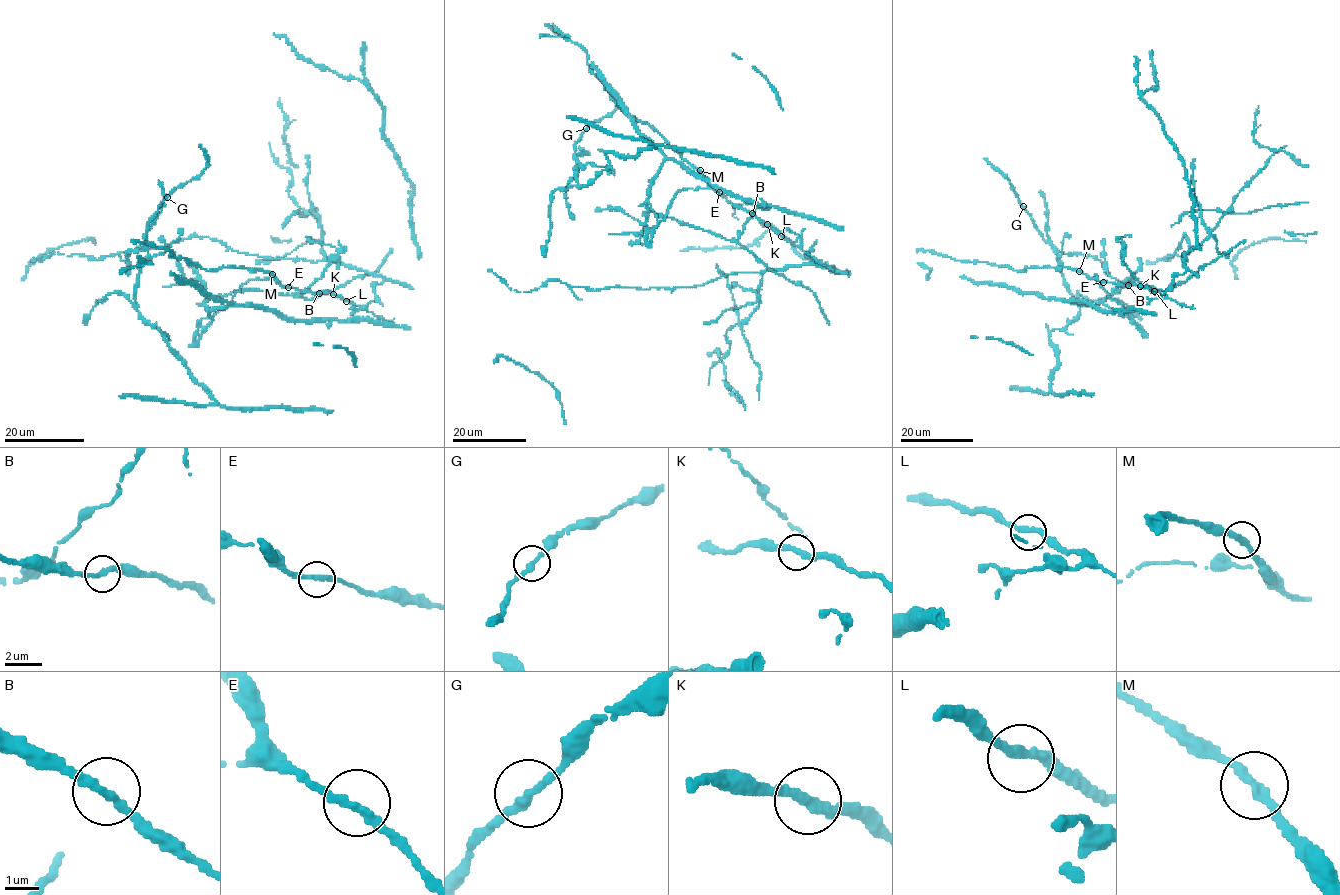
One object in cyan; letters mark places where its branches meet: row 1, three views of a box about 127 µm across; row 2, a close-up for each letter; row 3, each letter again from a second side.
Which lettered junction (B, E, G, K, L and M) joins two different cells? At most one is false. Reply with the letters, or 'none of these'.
none of these

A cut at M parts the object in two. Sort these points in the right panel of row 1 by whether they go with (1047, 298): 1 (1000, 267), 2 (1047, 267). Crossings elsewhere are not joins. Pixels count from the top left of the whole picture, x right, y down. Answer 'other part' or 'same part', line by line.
1: other part
2: other part

